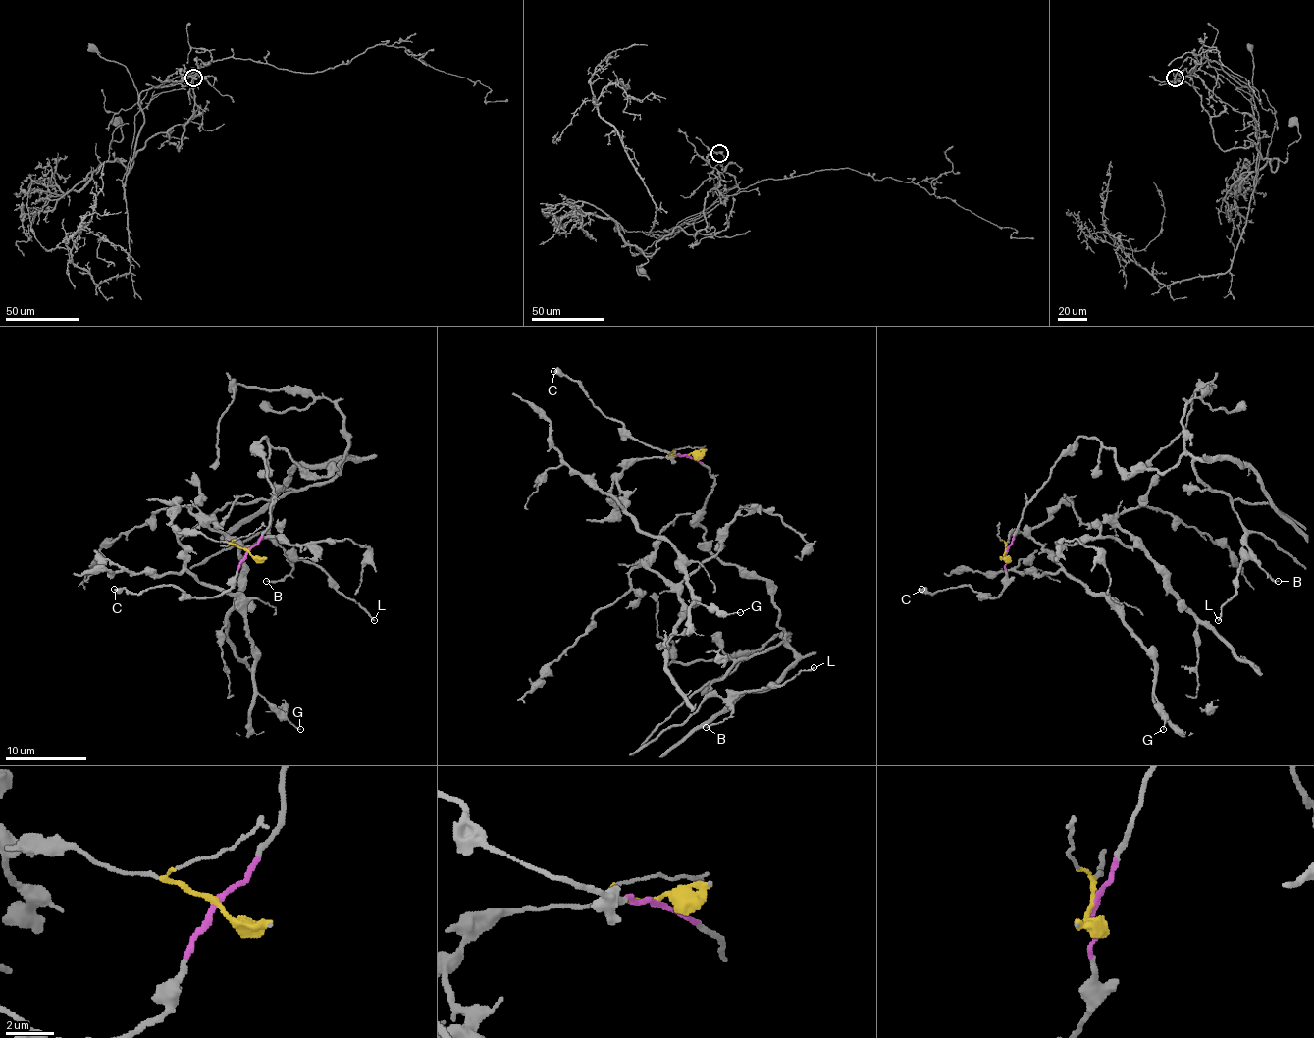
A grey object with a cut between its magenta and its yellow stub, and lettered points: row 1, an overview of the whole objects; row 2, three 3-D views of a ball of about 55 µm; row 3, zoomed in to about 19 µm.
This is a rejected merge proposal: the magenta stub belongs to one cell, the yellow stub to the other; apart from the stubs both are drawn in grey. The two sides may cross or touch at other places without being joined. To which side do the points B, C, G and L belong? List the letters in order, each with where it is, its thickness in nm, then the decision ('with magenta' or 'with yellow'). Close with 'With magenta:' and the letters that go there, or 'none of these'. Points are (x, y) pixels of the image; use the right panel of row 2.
B: at (1278, 581); 140 nm thick; with magenta
C: at (921, 589); 480 nm thick; with magenta
G: at (1163, 729); 100 nm thick; with yellow
L: at (1218, 620); 160 nm thick; with magenta
With magenta: B, C, L

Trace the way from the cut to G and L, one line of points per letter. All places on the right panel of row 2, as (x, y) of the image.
G: (1006, 550), (1009, 535), (1023, 533), (1085, 588), (1104, 597), (1152, 660), (1157, 707), (1165, 719), (1163, 729)
L: (1006, 550), (1023, 508), (1079, 437), (1114, 451), (1129, 476), (1189, 455), (1232, 504), (1248, 552), (1218, 620)

